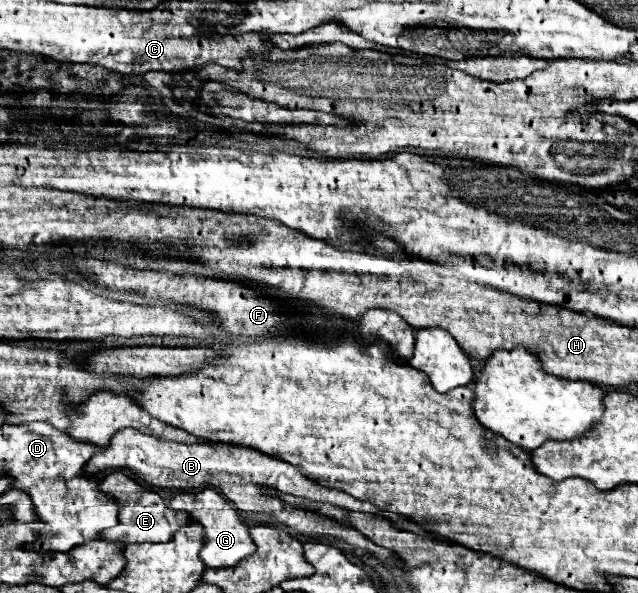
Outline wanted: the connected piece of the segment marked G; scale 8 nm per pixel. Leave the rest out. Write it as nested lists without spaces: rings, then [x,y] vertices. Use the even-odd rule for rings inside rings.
[[[204,488],[202,492],[184,492],[184,494],[176,494],[170,500],[170,508],[172,510],[182,510],[190,516],[192,522],[202,524],[204,530],[204,544],[202,544],[202,562],[208,568],[228,568],[238,564],[242,558],[250,556],[256,546],[246,530],[246,526],[240,522],[236,508],[232,504],[226,502],[226,498],[222,494],[218,494],[212,488]]]

